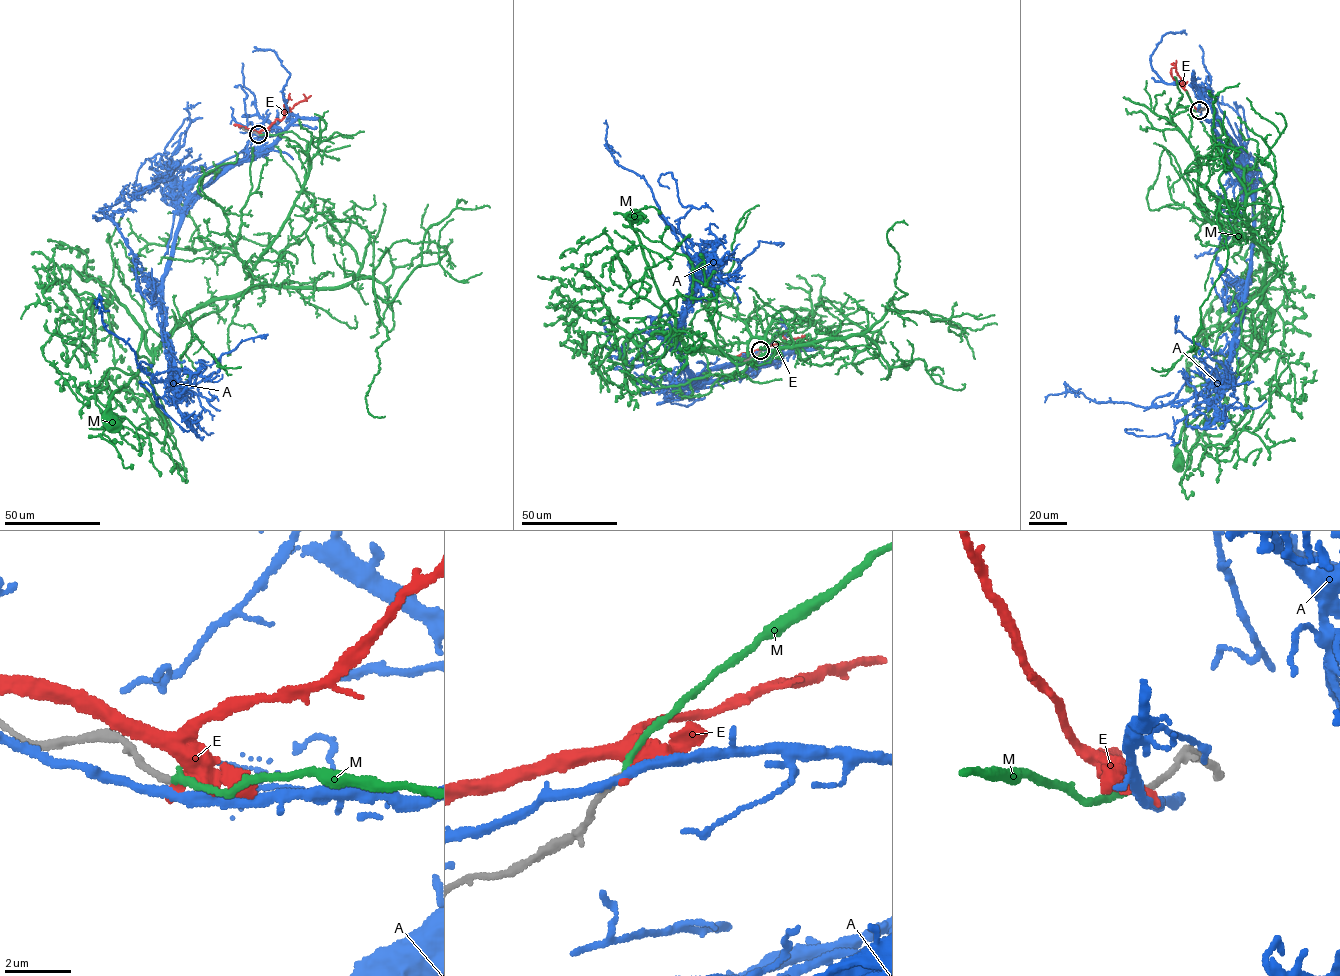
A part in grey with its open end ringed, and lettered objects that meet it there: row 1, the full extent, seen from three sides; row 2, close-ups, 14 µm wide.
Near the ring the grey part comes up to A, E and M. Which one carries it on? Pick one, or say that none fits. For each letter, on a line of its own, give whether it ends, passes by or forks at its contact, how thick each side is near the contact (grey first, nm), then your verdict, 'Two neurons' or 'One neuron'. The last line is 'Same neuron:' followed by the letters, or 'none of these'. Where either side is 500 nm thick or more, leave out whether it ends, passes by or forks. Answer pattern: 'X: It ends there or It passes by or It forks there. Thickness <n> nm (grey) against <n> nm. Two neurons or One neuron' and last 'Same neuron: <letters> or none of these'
A: It passes by. Thickness 220 nm (grey) against 260 nm. Two neurons
E: It ends there. Thickness 220 nm (grey) against 320 nm. Two neurons
M: It ends there. Thickness 220 nm (grey) against 200 nm. One neuron
Same neuron: M

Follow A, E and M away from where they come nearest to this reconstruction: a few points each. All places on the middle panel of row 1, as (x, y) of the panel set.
A: (760, 351), (783, 355), (693, 380), (679, 344), (694, 270), (645, 179), (606, 146), (620, 156)
E: (760, 351), (777, 343), (801, 337)
M: (760, 350), (812, 312), (773, 315), (757, 357), (690, 348), (636, 216)

